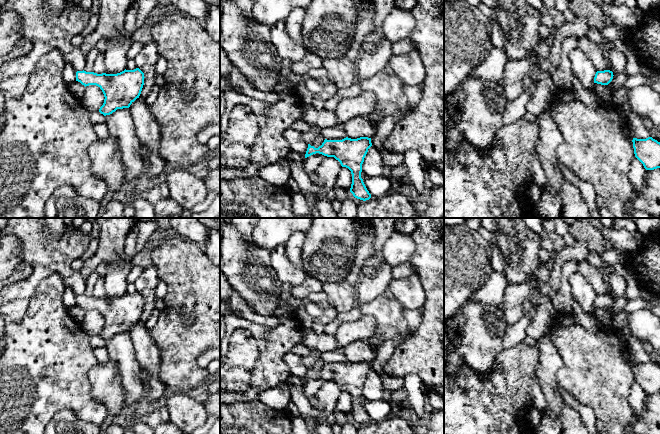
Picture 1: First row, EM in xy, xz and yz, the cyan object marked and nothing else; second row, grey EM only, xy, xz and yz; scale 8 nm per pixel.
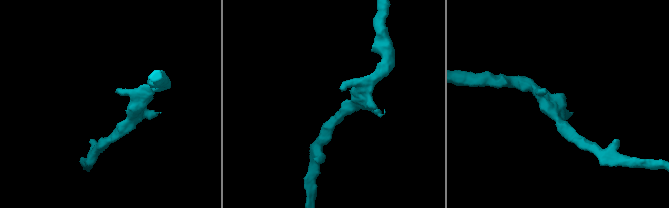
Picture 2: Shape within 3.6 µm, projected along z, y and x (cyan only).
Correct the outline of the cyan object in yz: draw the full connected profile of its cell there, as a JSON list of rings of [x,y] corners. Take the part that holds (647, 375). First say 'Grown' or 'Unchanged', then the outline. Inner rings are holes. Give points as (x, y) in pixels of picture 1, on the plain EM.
Unchanged. [[[652,361],[646,363],[633,362],[632,366],[635,381],[646,394],[660,392],[660,366]]]

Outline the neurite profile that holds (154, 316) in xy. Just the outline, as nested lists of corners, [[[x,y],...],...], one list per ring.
[[[154,309],[152,313],[150,314],[148,320],[146,321],[145,325],[149,330],[152,330],[154,326],[156,325],[158,319],[160,316],[160,311],[158,309]]]

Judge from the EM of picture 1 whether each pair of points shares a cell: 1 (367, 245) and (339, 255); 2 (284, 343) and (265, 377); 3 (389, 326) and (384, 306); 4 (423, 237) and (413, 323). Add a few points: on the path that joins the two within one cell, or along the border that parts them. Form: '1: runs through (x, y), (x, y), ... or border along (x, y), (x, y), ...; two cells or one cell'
1: border along (357, 228), (355, 256), (348, 273); two cells
2: runs through (278, 351), (270, 360), (270, 369); one cell
3: runs through (389, 321), (389, 313), (387, 311); one cell
4: border along (422, 307), (421, 322), (411, 333); two cells

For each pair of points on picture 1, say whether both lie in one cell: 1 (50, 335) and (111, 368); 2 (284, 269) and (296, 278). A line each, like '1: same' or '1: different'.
1: different
2: same

